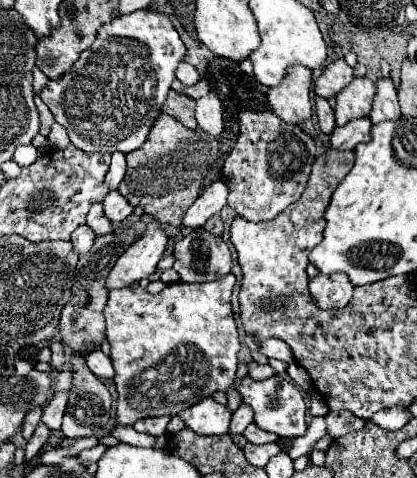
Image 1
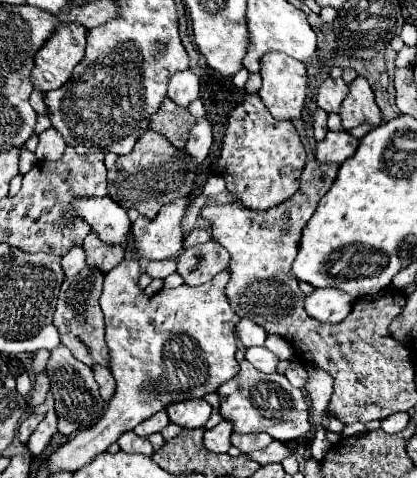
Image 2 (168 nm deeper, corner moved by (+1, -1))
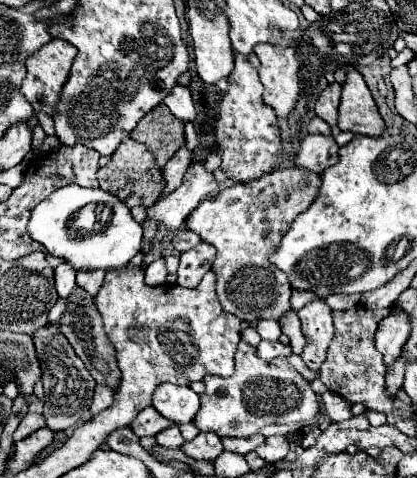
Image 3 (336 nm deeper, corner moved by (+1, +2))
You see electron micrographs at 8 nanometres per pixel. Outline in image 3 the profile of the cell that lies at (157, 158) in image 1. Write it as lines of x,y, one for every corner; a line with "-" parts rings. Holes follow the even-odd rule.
129,136
119,144
119,150
115,150
115,154
111,154
111,160
99,168
99,188
103,188
109,194
115,194
121,202
125,202
129,208
133,206
153,206
155,198
159,198
159,194
163,192
163,178
161,178
161,170
155,164
153,154
147,150
147,146
133,142

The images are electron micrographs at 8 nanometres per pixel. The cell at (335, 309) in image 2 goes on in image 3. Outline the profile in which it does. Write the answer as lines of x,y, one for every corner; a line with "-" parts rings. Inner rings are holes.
313,300
305,308
301,308
297,314
301,320
301,332
307,340
301,352
301,358
311,370
319,372
325,360
327,348
331,344
331,338
335,334
331,308
323,300

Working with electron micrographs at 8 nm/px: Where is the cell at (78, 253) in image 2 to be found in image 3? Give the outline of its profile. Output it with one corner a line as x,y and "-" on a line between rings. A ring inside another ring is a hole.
65,262
55,268
55,288
59,298
67,298
71,294
71,290
75,288
75,276
77,272

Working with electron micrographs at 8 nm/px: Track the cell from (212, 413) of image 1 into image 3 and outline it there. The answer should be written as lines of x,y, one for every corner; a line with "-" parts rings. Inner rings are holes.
165,382
163,386
155,388
151,406
175,424
185,424
191,422
199,410
199,396
189,386

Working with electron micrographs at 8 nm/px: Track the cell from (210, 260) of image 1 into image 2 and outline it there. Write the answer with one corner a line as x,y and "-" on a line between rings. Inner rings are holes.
217,241
201,243
183,249
177,259
177,273
187,285
203,285
211,281
219,271
227,269
231,257

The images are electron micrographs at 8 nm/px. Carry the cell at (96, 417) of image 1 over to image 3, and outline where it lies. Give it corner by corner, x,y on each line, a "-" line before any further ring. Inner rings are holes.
45,324
35,334
35,348
37,358
41,362
41,382
45,388
45,408
43,416
47,420
47,426
57,430
67,430
69,426
77,426
81,420
89,418
89,404
95,390
95,380
91,378
89,370
83,366
81,358
75,354
73,346
65,340
65,336
59,330
59,324

